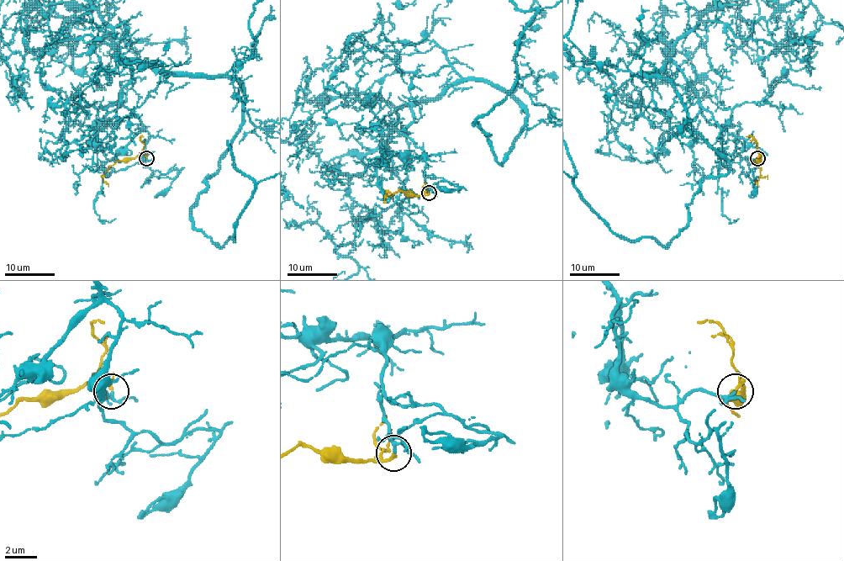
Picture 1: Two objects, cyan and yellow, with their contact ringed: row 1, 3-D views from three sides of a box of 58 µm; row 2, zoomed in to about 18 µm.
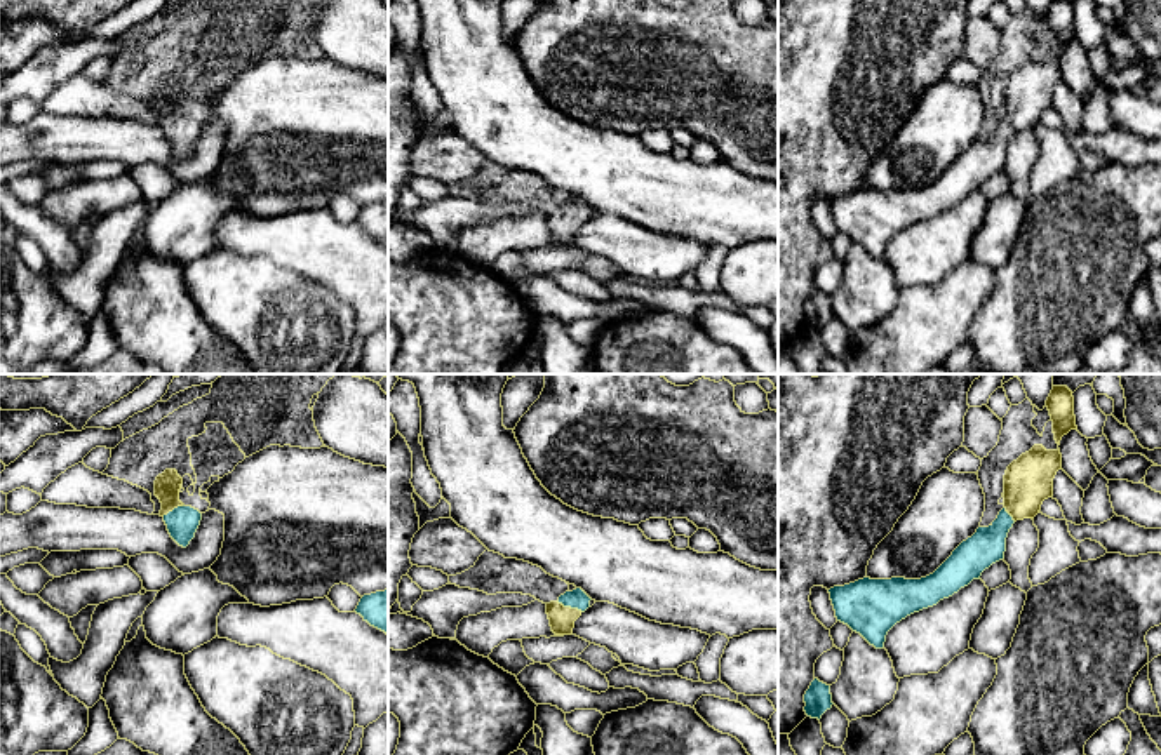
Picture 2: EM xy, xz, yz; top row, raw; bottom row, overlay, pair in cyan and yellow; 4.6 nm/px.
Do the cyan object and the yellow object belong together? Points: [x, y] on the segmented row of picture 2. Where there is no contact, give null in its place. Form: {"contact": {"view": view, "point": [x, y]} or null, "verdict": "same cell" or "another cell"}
{"contact": {"view": "xz", "point": [570, 606]}, "verdict": "same cell"}

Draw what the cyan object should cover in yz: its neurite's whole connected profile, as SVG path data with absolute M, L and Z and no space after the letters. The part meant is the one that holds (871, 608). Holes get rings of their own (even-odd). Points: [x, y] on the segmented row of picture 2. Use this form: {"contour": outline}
{"contour": "M1034 445L1013 461L1004 475L1004 508L989 527L963 541L929 576L921 579L863 578L829 590L837 621L882 649L888 631L907 616L952 597L992 564L1004 558L1006 538L1017 520L1034 518L1053 496L1053 478L1062 454Z"}

